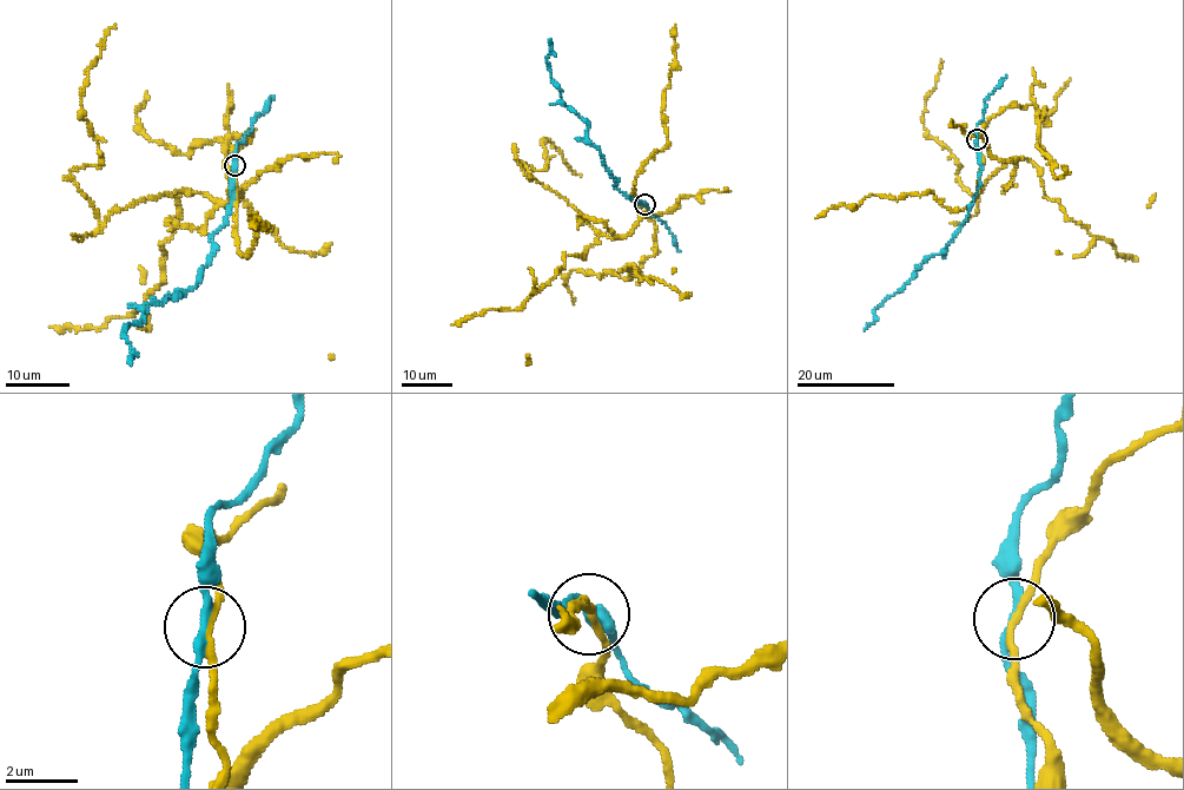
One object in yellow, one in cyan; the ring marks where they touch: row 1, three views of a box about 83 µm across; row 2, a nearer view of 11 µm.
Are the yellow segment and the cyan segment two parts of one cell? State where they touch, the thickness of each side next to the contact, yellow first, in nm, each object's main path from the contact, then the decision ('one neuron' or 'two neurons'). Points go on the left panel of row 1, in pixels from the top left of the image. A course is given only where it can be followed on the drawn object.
(235, 165) | 190/240 nm | yellow via (236, 165), (242, 192), (229, 204), (178, 190), (99, 224), (71, 176), (104, 157), (81, 100), (116, 25) | cyan via (236, 165), (224, 226), (212, 236), (213, 254), (199, 282), (146, 305), (141, 320), (126, 324), (131, 366) | two neurons

